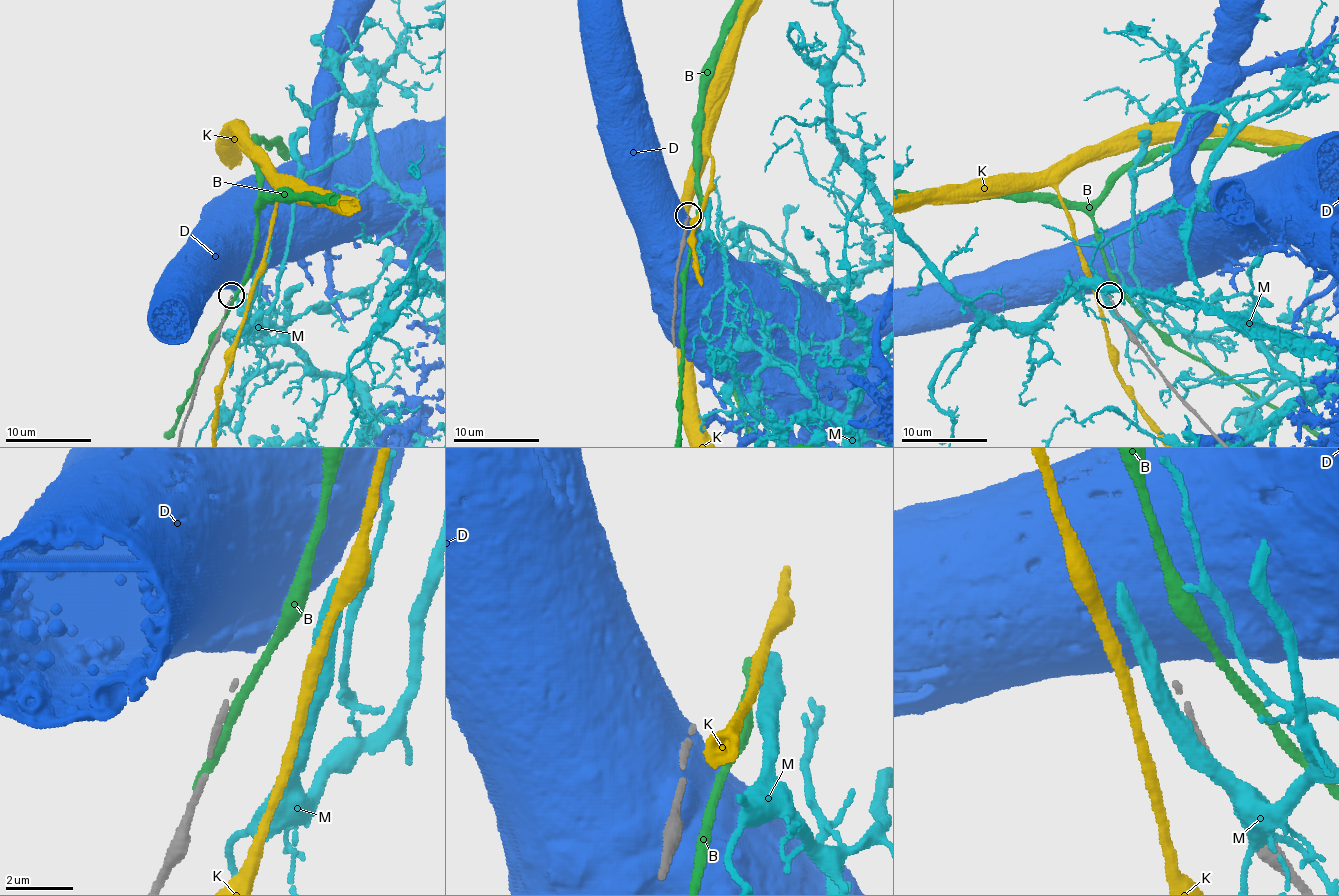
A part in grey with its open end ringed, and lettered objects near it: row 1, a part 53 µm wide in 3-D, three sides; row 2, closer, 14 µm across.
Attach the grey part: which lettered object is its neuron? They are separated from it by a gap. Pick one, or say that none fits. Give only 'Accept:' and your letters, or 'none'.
Accept: none

